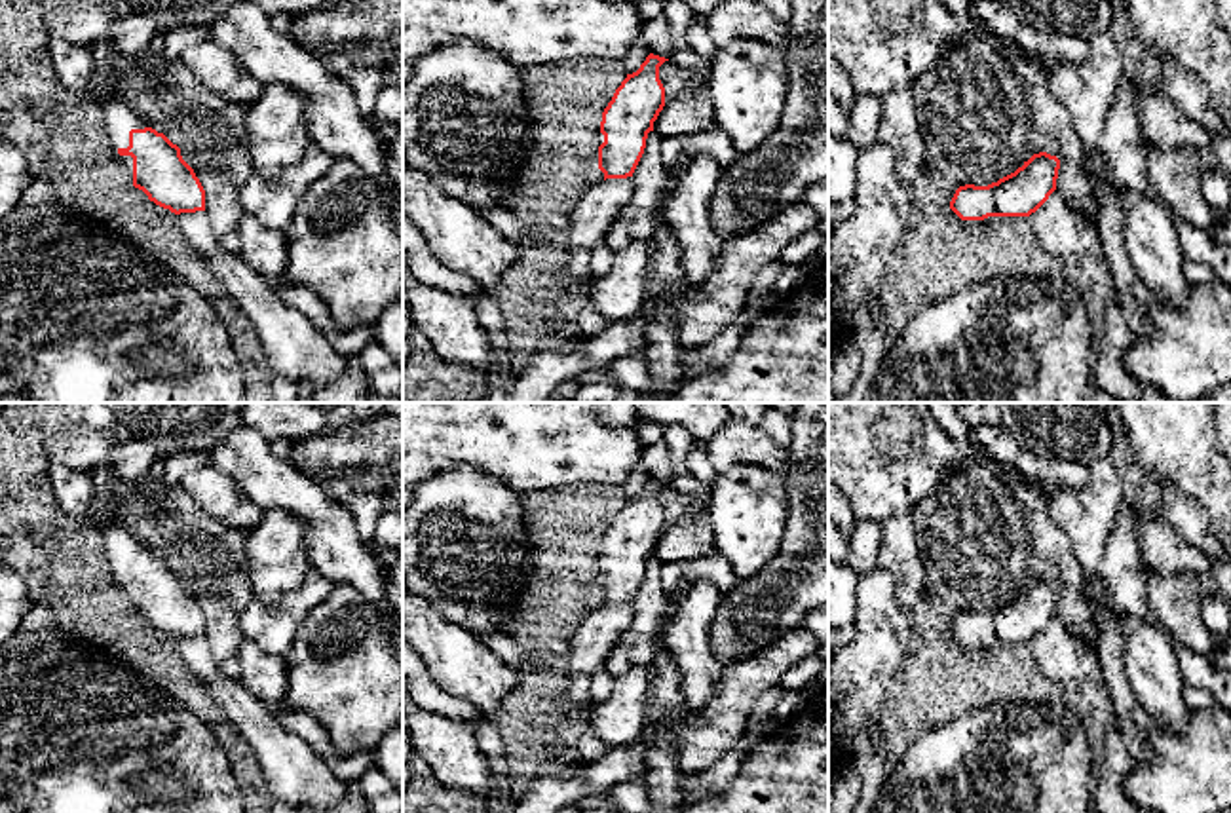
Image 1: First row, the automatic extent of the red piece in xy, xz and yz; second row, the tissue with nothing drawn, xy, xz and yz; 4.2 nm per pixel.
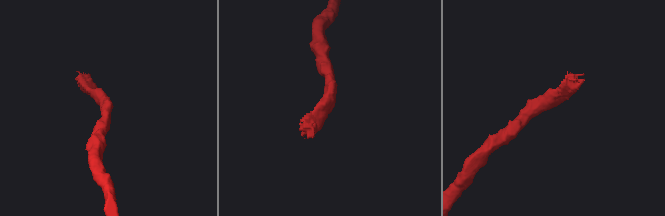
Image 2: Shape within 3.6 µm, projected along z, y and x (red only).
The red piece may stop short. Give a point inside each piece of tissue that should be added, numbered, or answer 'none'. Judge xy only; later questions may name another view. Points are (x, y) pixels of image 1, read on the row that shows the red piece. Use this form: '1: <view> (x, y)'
1: xy (120, 118)

